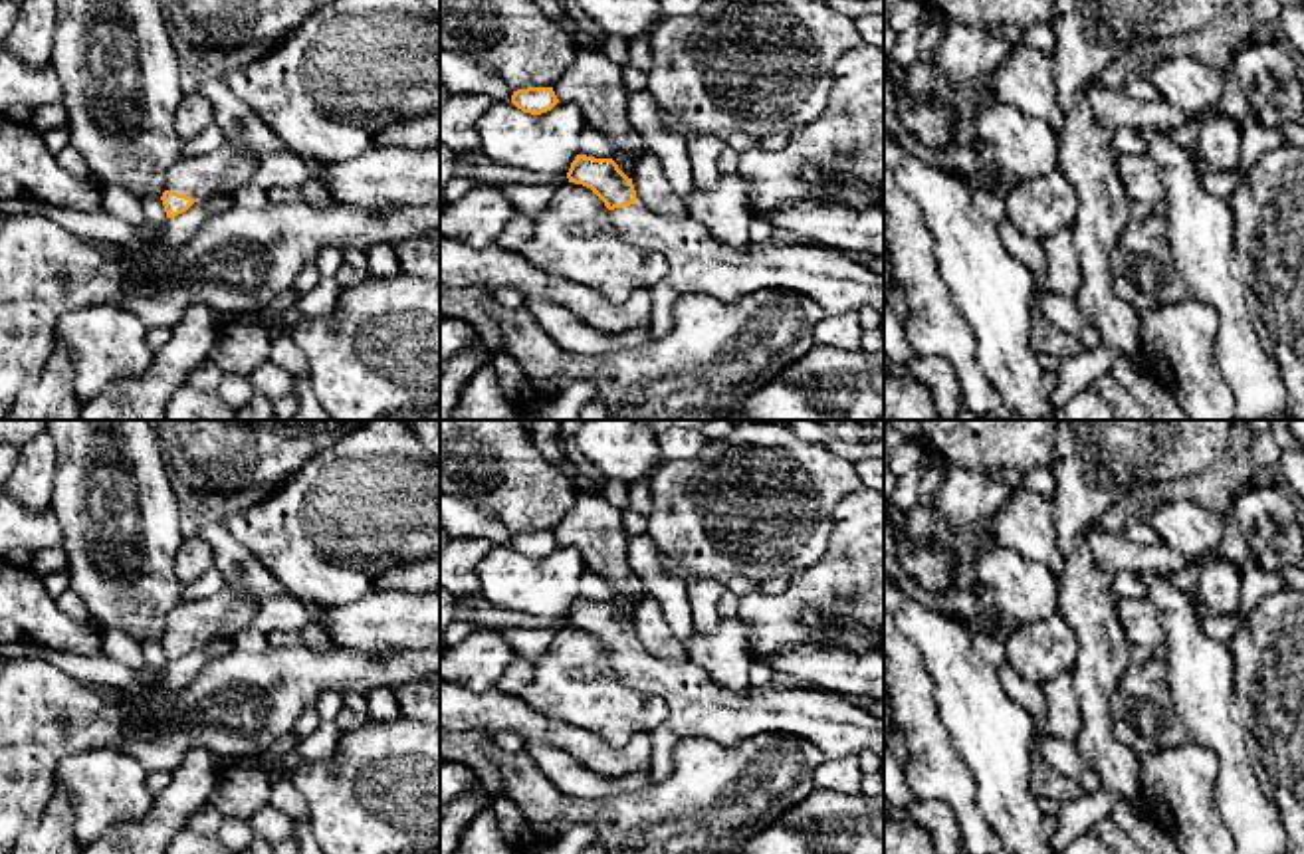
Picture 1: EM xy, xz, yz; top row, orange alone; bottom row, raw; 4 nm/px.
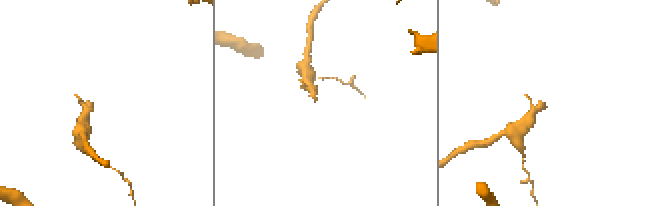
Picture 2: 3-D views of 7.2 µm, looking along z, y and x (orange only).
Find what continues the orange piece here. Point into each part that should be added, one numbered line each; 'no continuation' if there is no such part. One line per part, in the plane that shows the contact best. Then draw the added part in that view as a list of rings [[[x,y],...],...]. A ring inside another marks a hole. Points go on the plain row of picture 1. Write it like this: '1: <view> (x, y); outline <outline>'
1: xy (226, 613); outline [[[224,588],[214,596],[176,604],[166,618],[166,634],[192,640],[196,646],[214,636],[234,638],[252,626],[256,610],[256,594]]]

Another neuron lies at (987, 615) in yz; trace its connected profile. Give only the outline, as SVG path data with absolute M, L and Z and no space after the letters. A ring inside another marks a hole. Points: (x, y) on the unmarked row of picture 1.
M977 581L973 588L977 592L977 624L975 626L993 636L995 634L1003 636L1005 632L1001 628L1001 614L999 614L991 588L985 585L979 585Z

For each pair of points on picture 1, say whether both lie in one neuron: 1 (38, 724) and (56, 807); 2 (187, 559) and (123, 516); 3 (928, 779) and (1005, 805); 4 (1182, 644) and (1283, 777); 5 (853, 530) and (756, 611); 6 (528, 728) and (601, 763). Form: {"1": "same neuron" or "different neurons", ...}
{"1": "different neurons", "2": "different neurons", "3": "different neurons", "4": "different neurons", "5": "same neuron", "6": "same neuron"}

